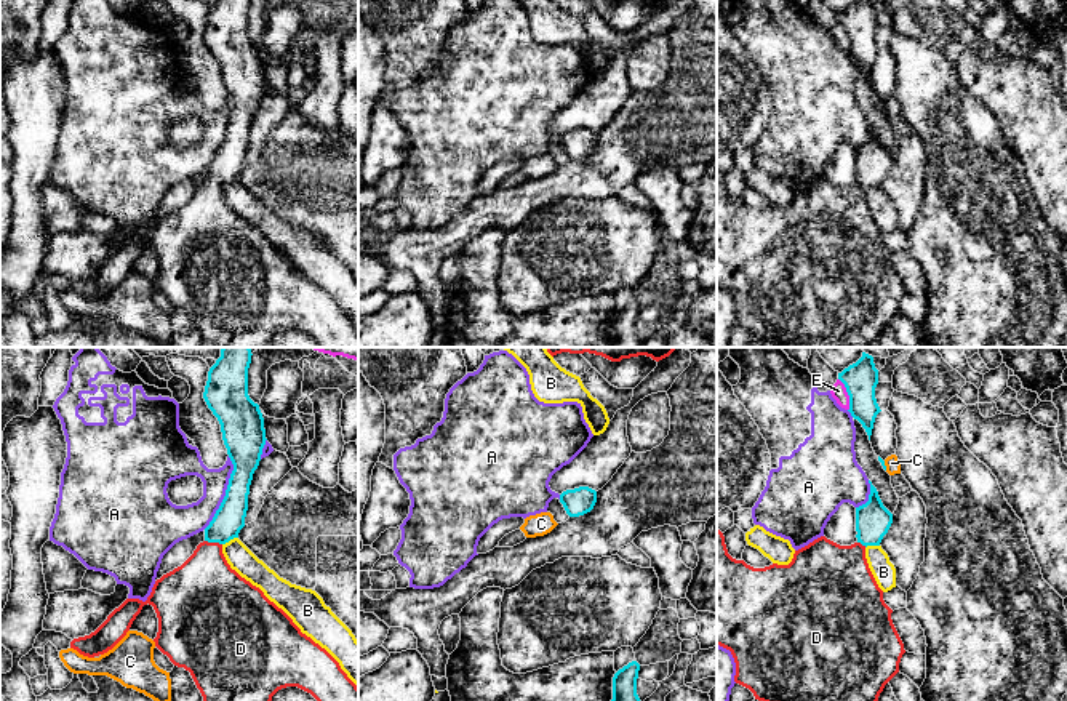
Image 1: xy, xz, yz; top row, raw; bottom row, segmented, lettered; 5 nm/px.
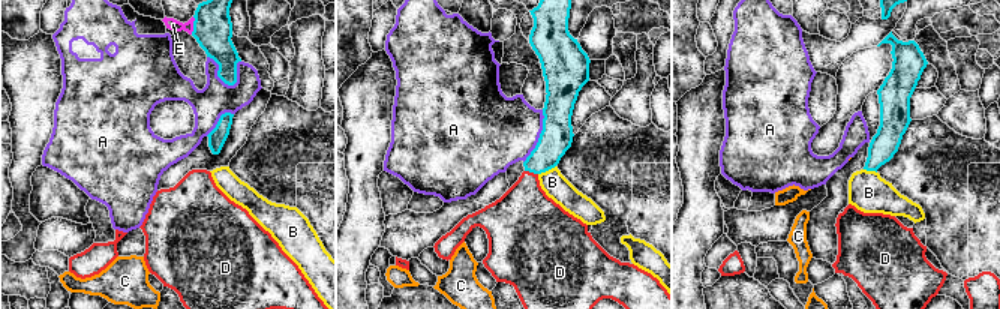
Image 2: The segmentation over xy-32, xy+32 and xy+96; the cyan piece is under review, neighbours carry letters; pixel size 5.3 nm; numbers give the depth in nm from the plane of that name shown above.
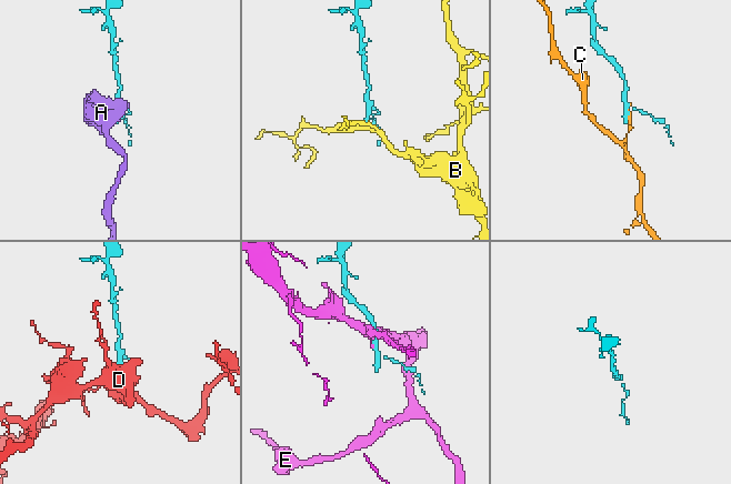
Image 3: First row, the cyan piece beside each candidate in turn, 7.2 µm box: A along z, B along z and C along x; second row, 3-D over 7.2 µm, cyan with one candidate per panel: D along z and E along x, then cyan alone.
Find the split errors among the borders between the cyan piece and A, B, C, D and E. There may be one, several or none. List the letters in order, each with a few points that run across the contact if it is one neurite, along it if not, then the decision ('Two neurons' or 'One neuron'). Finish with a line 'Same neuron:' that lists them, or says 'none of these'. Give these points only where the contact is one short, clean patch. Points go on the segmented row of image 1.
A: Two neurons
B: Line: xy (237, 536), (223, 544). Two neurons
C: Line: yz (883, 461), (887, 469). Two neurons
D: Line: xy (229, 519), (213, 541), (208, 554), (205, 589). One neuron
E: Two neurons
Same neuron: D

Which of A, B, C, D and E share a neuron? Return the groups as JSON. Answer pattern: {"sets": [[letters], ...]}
{"sets": [["A"], ["B"], ["C"], ["D"], ["E"]]}

